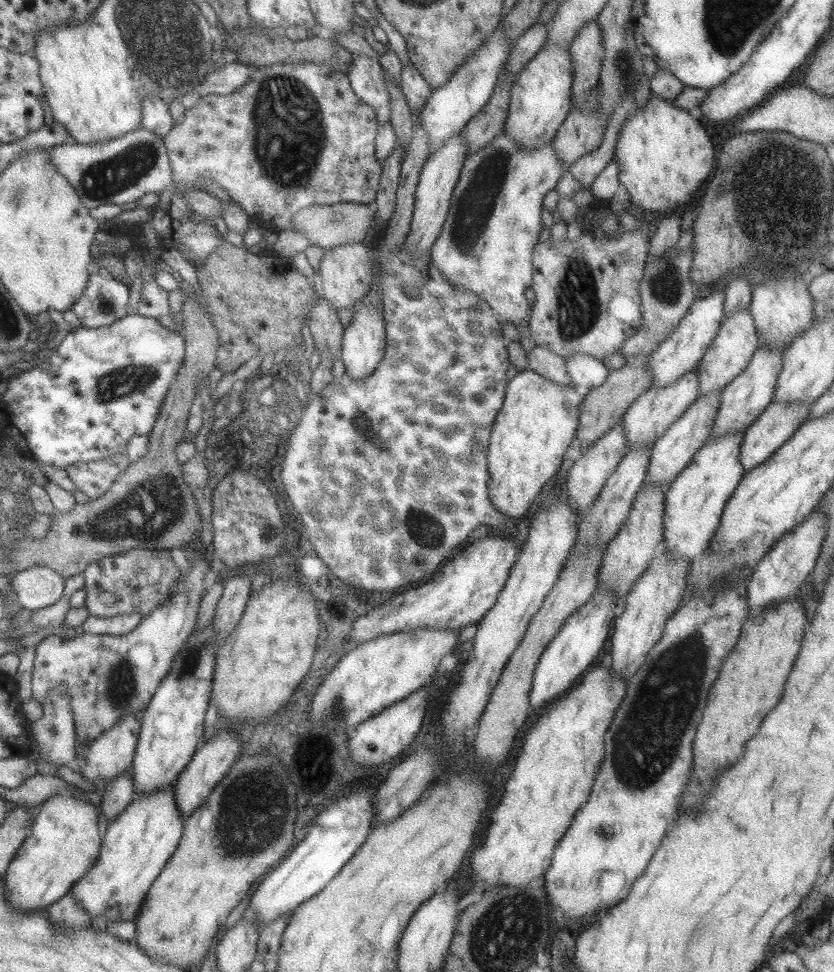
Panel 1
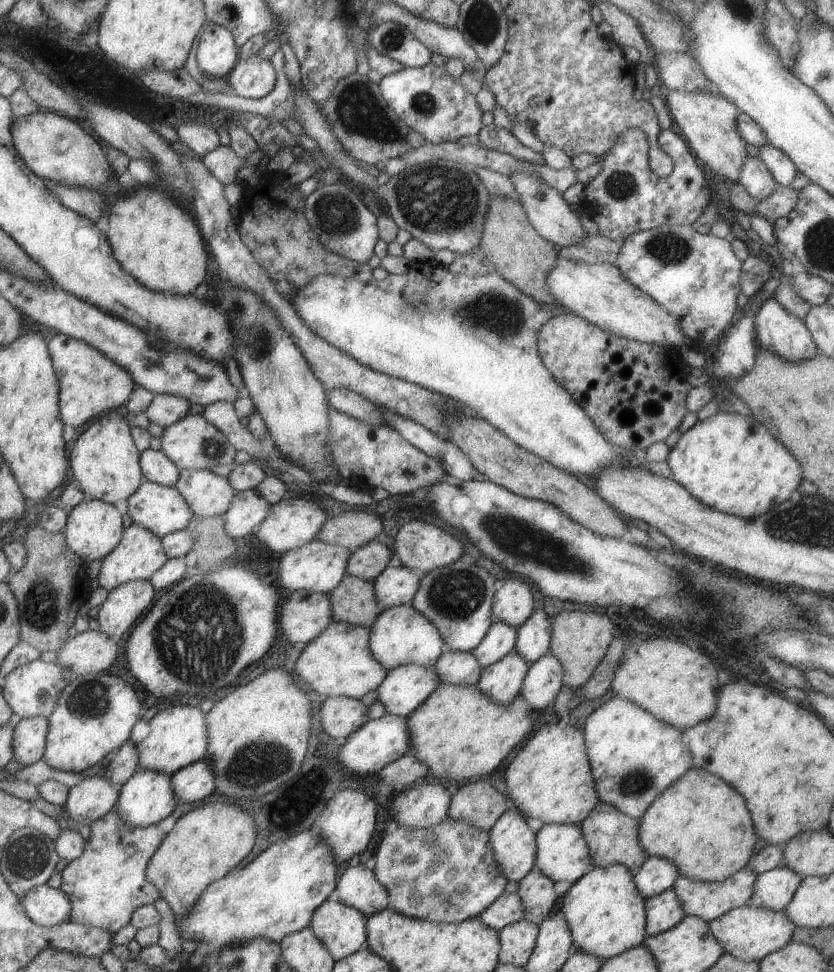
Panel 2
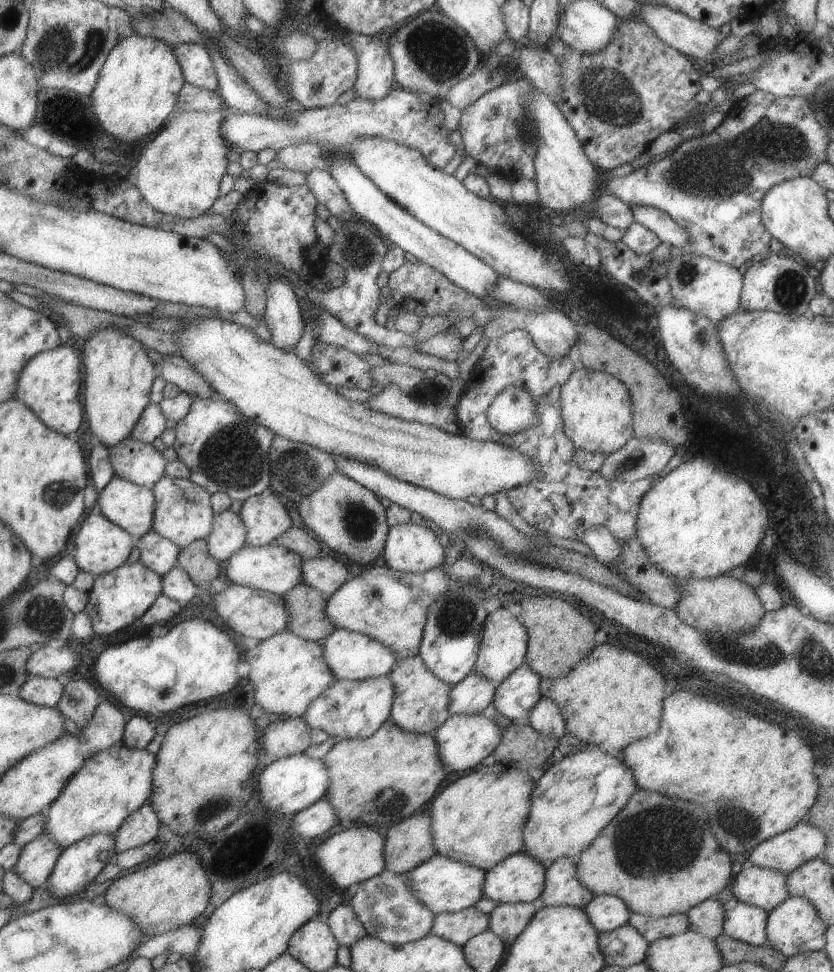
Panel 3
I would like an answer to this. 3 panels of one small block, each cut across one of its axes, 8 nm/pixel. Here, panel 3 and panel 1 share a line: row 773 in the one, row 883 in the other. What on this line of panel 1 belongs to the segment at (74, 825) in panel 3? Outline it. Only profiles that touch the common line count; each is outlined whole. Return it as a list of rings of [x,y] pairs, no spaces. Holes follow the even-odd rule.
[[[174,786],[151,793],[141,793],[127,804],[102,835],[98,859],[70,888],[67,895],[75,899],[87,916],[103,916],[109,925],[133,920],[143,903],[147,889],[178,846],[183,817],[175,805]]]

